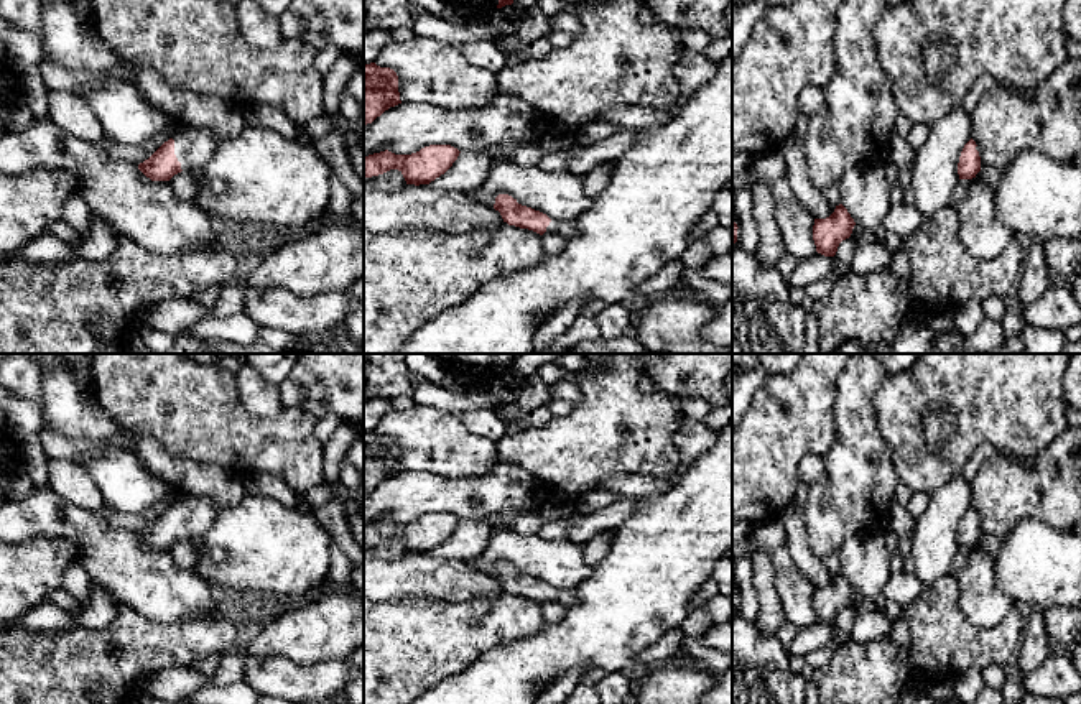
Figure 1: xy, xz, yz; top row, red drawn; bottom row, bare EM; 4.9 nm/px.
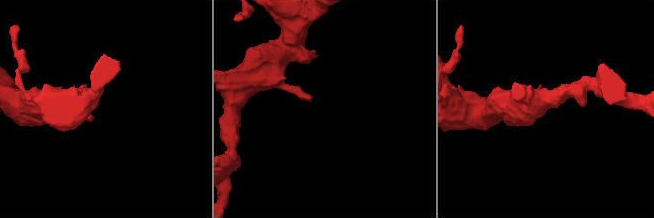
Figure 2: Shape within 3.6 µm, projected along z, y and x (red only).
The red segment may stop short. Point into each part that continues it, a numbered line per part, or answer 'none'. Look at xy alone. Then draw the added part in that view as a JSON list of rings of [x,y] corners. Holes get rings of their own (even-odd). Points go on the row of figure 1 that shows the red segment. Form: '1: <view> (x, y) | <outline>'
1: xy (193, 147) | [[[181,127],[171,138],[183,171],[204,168],[219,146],[207,128]]]

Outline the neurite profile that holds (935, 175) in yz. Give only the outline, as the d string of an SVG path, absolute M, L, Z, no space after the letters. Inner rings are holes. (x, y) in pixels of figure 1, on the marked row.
M963 105L951 109L928 127L925 143L915 150L912 189L915 206L925 219L954 206L953 191L959 183L958 163L972 137L972 118Z

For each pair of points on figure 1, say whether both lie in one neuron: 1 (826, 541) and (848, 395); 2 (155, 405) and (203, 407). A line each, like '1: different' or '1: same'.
1: same
2: same

